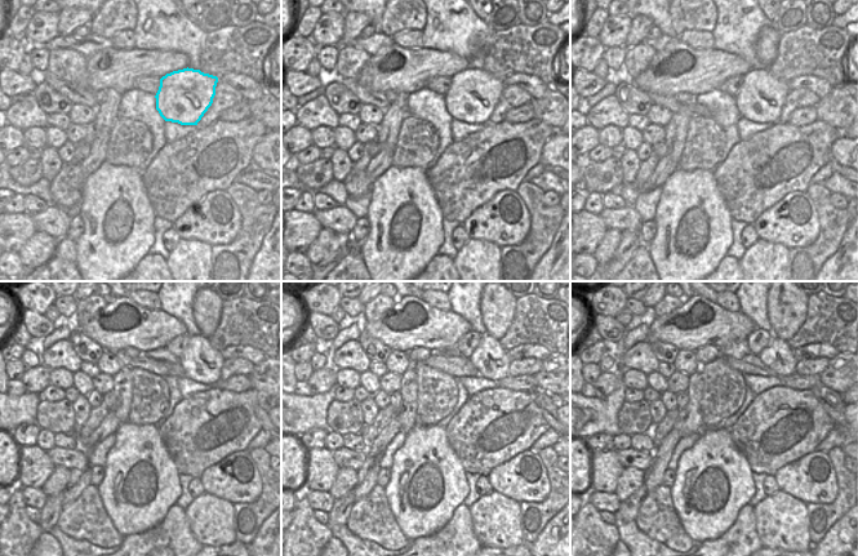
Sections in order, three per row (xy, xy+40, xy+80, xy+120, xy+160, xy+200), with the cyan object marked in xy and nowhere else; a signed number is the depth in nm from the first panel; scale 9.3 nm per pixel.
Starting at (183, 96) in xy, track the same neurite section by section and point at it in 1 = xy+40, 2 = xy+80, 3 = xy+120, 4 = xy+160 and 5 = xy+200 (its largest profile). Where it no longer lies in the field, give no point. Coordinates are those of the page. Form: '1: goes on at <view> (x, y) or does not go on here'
1: goes on at xy+40 (474, 93)
2: goes on at xy+80 (760, 98)
3: goes on at xy+120 (200, 361)
4: goes on at xy+160 (489, 357)
5: goes on at xy+200 (778, 356)

